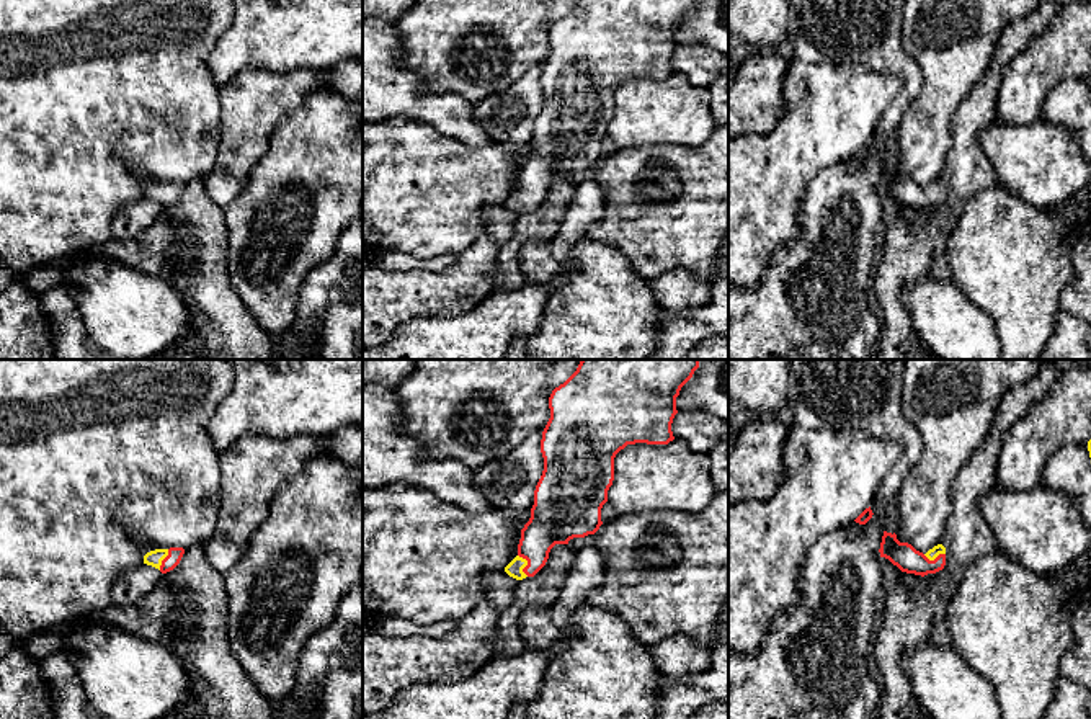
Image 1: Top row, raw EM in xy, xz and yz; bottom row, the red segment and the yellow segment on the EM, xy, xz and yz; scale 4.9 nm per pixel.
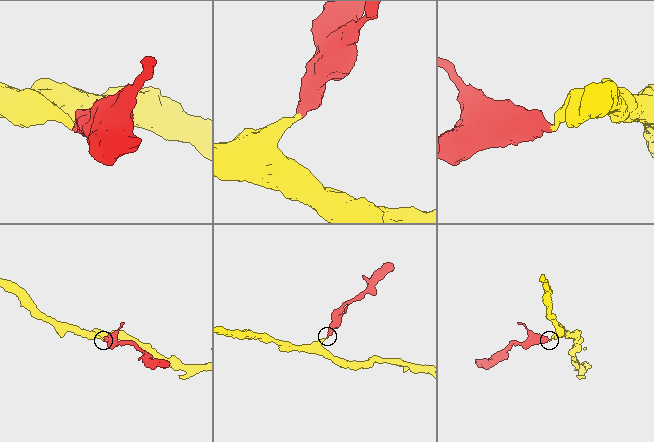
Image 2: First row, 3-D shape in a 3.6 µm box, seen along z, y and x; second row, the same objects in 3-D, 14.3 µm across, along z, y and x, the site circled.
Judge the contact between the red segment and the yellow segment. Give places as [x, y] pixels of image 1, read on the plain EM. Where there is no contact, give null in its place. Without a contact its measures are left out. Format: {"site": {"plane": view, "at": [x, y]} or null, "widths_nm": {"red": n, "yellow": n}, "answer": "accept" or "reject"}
{"site": {"plane": "xz", "at": [528, 198]}, "widths_nm": {"red": 220, "yellow": 80}, "answer": "accept"}

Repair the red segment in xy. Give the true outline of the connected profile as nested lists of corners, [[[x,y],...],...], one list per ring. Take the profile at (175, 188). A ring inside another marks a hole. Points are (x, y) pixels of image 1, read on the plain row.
[[[183,181],[155,183],[144,190],[144,198],[158,203],[162,208],[167,208],[180,198],[183,188]]]

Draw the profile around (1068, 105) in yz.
[[[1088,77],[1068,78],[1052,88],[1040,109],[1040,118],[1065,126],[1076,141],[1081,155],[1091,163],[1091,92]]]

